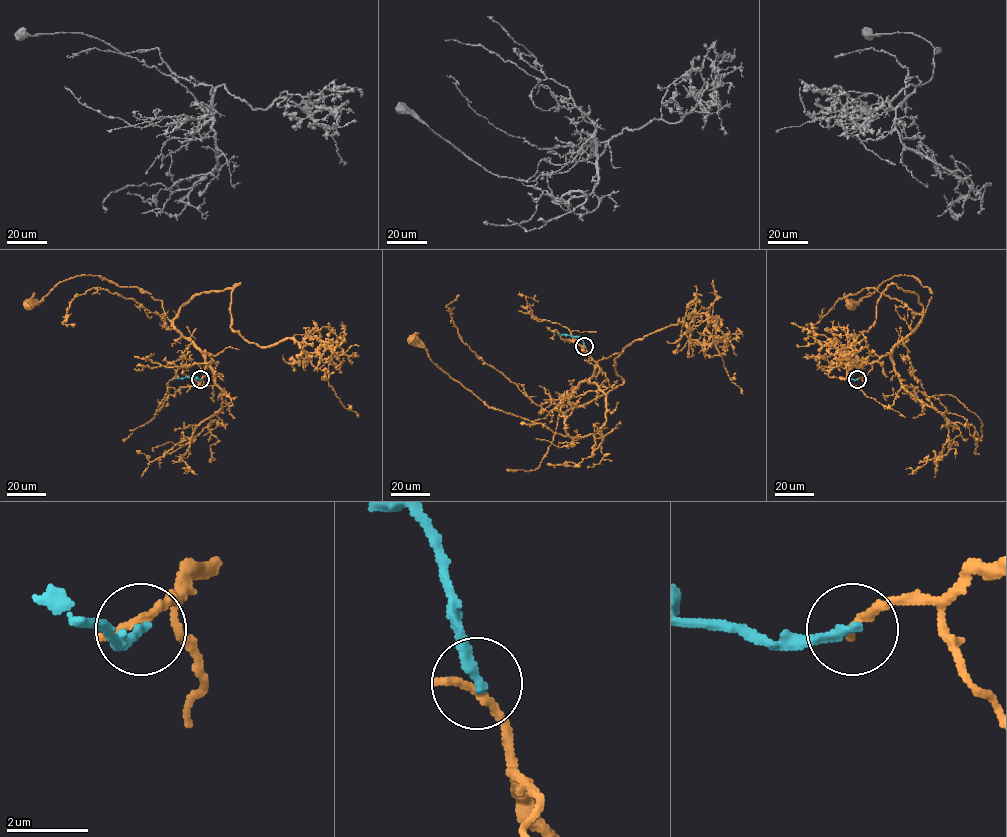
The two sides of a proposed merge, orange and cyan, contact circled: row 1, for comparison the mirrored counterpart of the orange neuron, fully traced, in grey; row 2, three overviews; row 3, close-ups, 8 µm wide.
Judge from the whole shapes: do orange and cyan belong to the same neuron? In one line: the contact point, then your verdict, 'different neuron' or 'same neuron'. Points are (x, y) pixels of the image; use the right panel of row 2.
(857, 379) | different neuron

